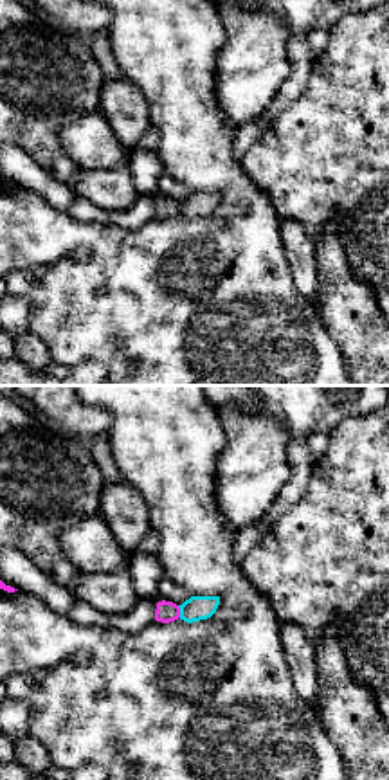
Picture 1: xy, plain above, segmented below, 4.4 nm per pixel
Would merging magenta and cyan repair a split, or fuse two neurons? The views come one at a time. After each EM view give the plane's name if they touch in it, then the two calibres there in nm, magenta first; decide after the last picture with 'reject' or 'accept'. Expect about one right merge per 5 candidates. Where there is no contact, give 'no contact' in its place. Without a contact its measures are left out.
meets magenta in xy; 100 nm thick on the magenta side, 110 nm on the other

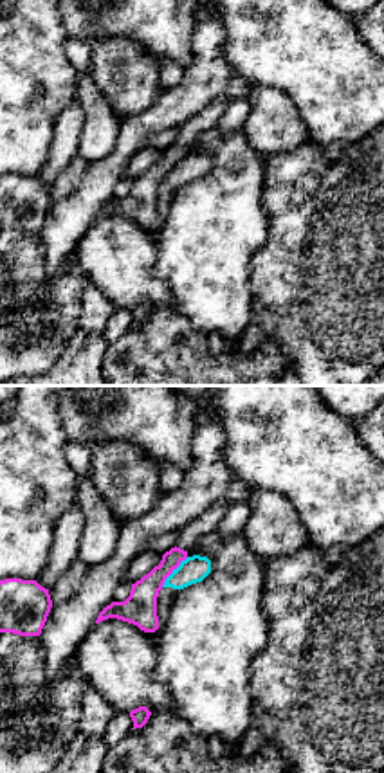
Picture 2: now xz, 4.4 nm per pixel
meets magenta in xz; 150 nm thick on the magenta side, 120 nm on the other

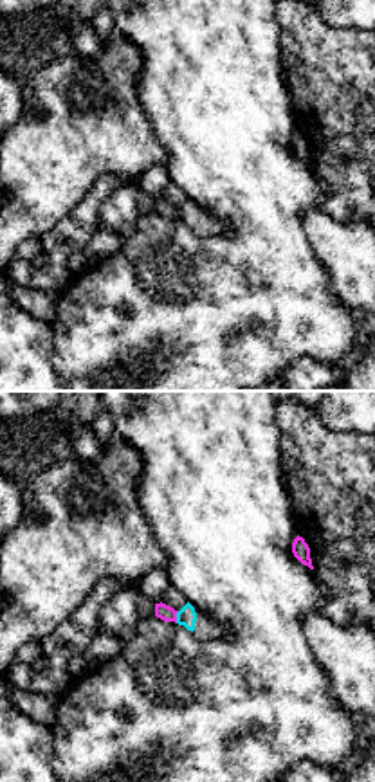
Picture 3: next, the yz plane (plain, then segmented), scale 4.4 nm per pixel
meets magenta in yz; 70 nm thick on the magenta side, 90 nm on the other

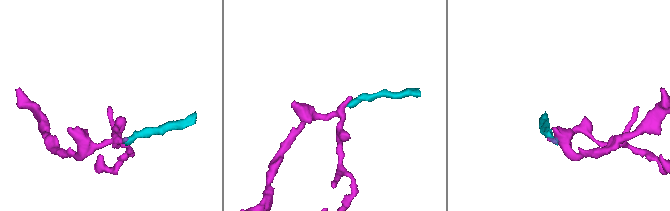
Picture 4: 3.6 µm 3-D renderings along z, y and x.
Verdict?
reject

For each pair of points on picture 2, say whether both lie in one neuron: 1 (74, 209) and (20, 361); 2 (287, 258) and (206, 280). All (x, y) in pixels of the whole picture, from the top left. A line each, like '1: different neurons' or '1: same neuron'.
1: different neurons
2: different neurons

